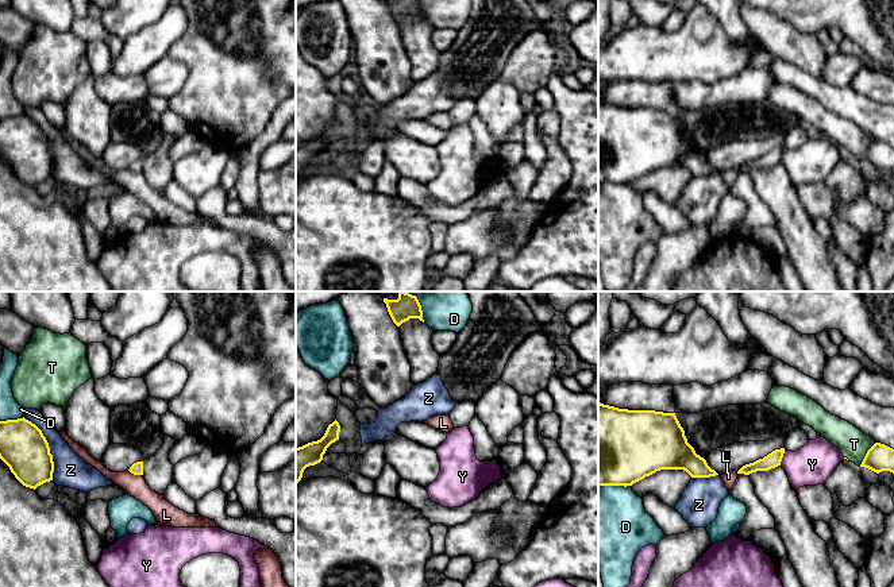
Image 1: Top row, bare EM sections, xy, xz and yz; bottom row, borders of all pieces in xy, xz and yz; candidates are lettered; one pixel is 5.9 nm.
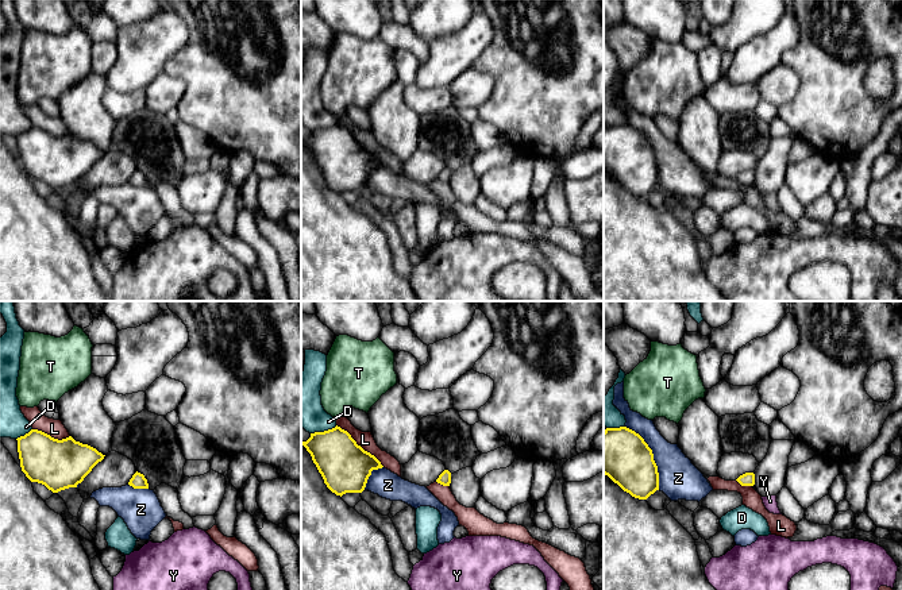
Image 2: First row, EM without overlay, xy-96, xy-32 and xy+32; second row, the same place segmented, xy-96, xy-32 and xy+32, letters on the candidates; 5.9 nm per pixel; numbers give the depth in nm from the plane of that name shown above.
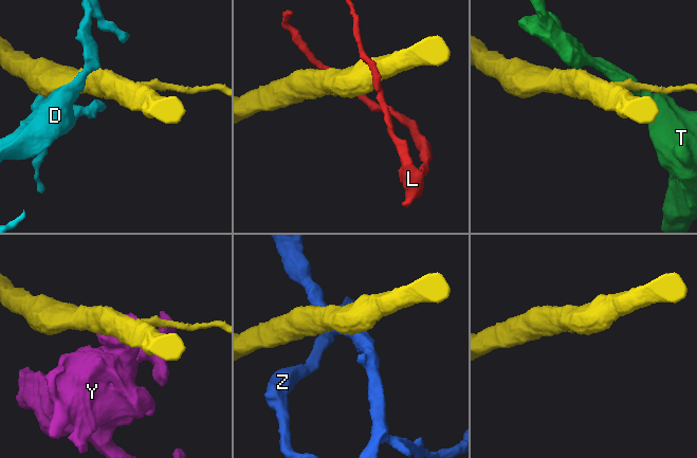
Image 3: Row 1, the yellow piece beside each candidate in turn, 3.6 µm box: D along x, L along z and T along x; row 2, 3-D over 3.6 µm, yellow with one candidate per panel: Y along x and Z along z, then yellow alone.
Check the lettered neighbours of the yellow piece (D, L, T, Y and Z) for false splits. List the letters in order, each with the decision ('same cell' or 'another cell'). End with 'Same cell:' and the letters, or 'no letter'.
D: another cell
L: another cell
T: another cell
Y: another cell
Z: another cell
Same cell: no letter

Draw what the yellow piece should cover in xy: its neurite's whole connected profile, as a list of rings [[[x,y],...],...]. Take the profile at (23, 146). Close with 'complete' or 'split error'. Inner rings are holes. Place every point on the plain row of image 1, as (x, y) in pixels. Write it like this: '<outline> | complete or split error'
[[[23,116],[0,119],[0,157],[26,185],[53,178],[54,159],[42,128]]] | complete

